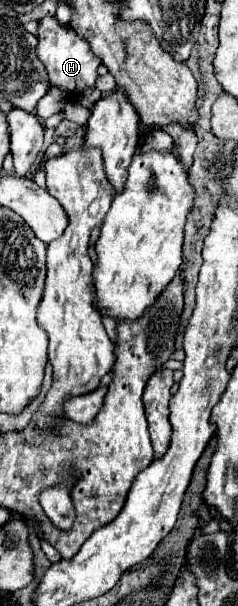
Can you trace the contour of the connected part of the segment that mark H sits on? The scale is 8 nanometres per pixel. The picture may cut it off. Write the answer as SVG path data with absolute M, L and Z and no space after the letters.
M44 16L38 28L38 56L42 58L50 84L66 90L70 96L78 96L86 86L94 86L96 70L100 66L100 58L90 50L90 46L78 36L58 36L58 20L56 16Z

